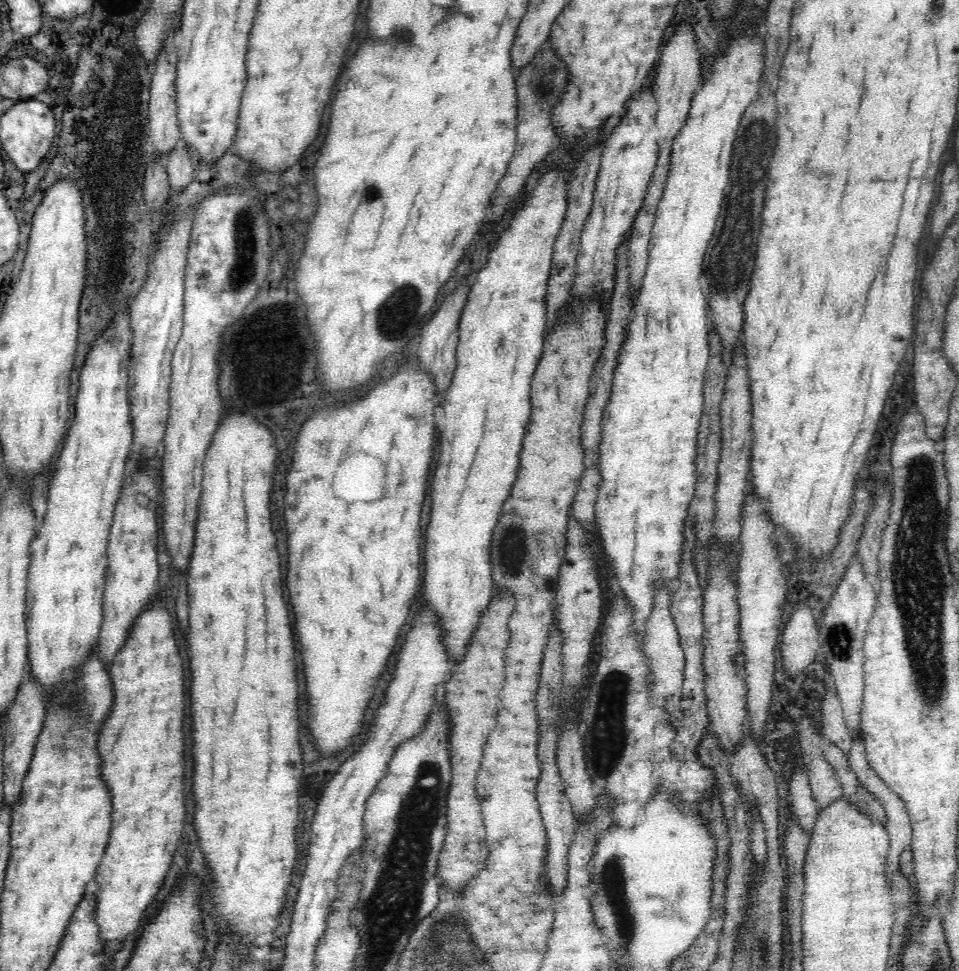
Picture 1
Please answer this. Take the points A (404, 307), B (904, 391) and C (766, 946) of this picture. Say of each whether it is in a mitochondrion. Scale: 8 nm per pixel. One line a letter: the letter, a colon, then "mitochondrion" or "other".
A: mitochondrion
B: other
C: mitochondrion

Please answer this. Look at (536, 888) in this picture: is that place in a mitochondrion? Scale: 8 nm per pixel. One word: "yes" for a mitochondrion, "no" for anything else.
no

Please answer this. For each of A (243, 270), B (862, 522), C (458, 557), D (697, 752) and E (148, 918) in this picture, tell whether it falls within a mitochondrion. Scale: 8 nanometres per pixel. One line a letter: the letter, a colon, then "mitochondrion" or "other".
A: mitochondrion
B: other
C: other
D: other
E: other

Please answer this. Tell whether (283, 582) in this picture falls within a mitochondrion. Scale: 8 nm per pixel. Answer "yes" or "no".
no

